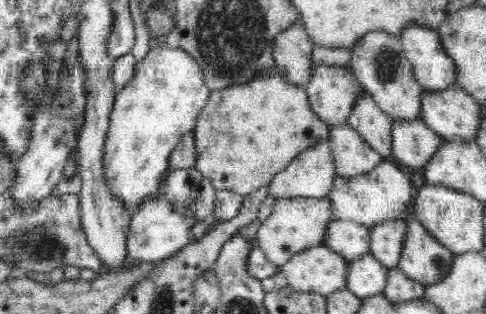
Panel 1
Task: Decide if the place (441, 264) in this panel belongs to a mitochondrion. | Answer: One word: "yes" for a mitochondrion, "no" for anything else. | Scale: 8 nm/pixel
no

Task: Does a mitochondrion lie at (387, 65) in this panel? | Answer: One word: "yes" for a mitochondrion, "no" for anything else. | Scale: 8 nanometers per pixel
yes

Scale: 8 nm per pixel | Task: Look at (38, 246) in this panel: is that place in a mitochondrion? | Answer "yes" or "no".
yes

